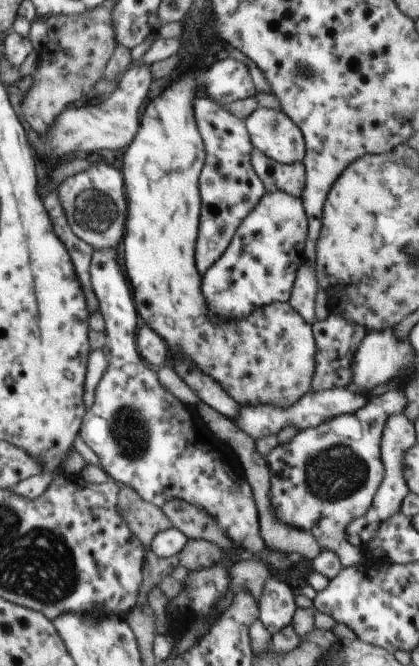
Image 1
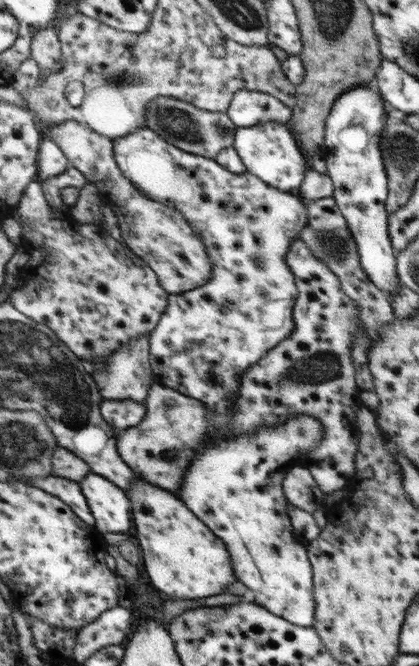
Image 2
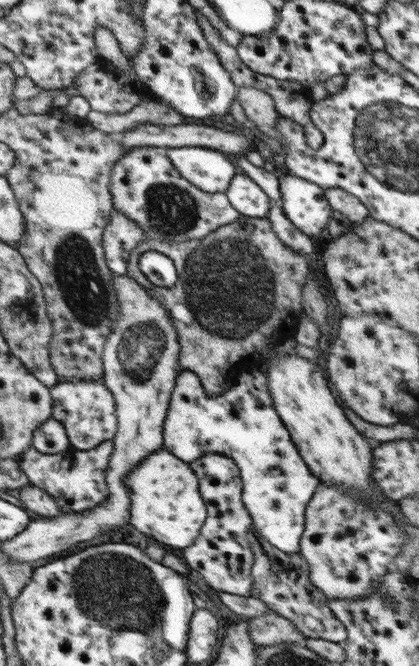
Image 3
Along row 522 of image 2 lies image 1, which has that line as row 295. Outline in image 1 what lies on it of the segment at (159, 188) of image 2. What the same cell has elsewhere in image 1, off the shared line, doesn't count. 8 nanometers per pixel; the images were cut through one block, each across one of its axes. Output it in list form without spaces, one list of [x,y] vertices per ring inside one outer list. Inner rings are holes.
[[[285,190],[270,192],[246,217],[246,222],[241,223],[242,230],[238,230],[230,254],[202,277],[201,291],[219,321],[238,320],[267,304],[289,301],[290,290],[297,280],[296,270],[304,264],[302,256],[309,224],[302,197],[296,198]]]

